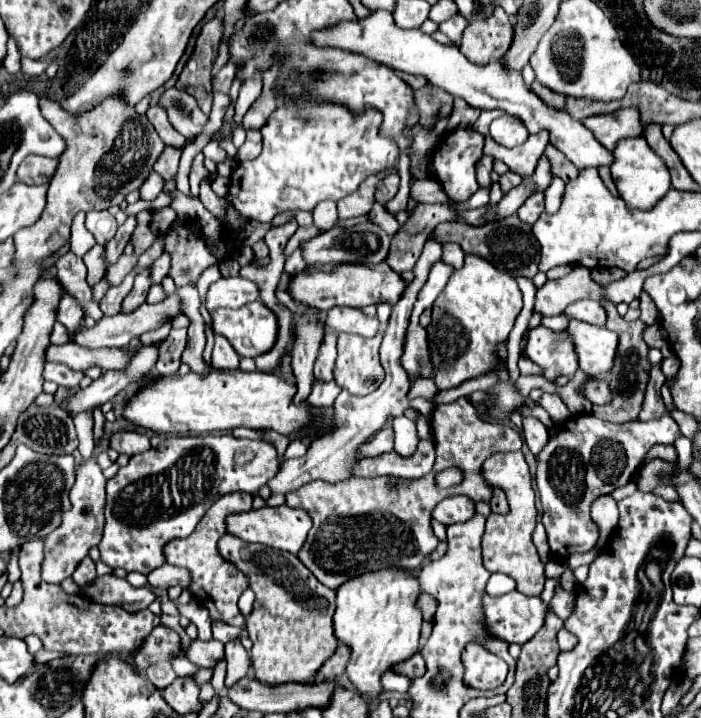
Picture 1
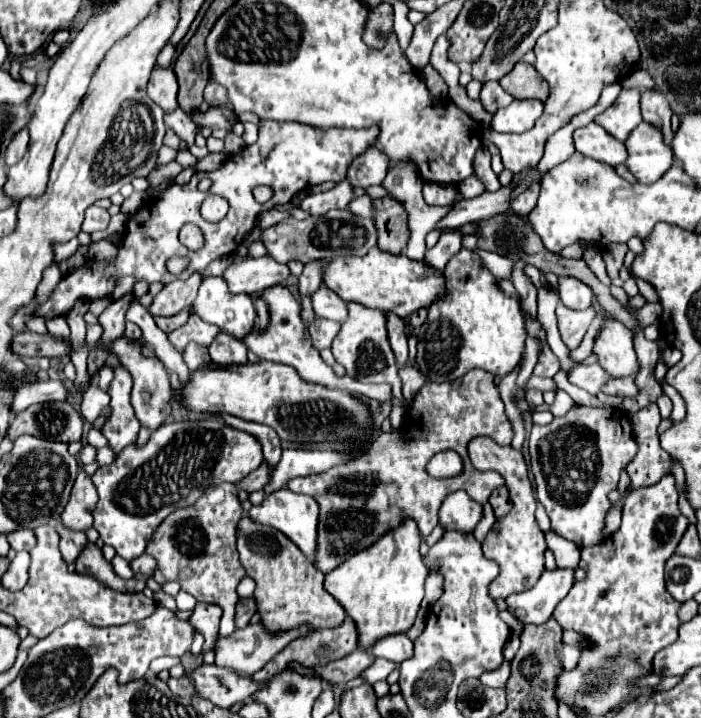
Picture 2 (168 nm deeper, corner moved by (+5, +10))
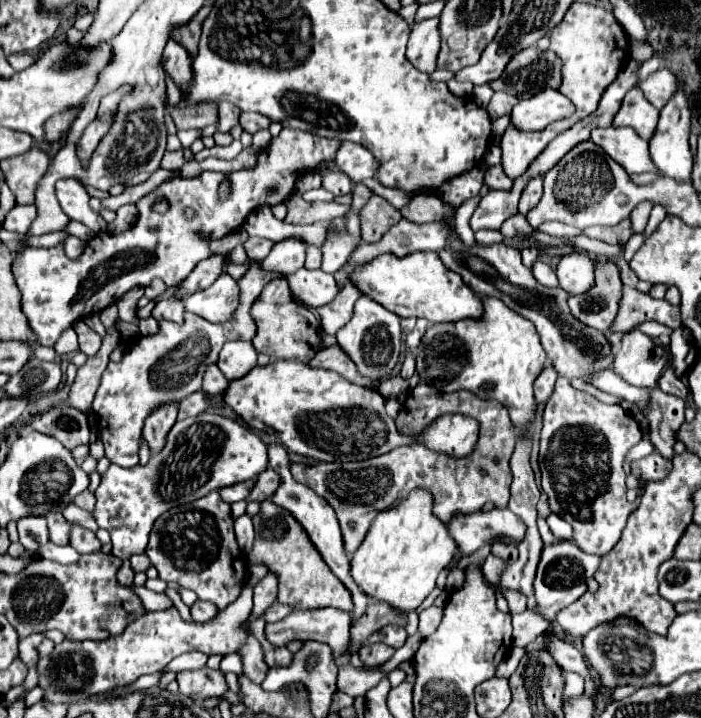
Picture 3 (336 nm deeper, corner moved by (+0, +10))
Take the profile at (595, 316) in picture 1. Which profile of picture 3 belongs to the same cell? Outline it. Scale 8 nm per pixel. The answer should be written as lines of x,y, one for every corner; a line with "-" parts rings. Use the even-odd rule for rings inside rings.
573,251
563,255
555,271
557,271
559,287
565,289
569,295
585,293
585,289
593,285
593,261
585,253

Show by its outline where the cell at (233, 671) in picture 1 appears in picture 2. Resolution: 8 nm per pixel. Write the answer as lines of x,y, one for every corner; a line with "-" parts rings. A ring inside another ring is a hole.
240,599
236,603
236,617
234,617
234,623
236,623
236,629
242,629
244,625
248,625
250,617
254,615
256,607
254,607
254,601
252,599

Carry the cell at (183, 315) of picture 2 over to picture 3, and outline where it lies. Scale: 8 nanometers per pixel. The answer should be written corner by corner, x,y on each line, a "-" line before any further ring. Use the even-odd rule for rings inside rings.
171,297
171,299
161,299
155,309
153,309
153,317
157,321
163,321
163,319
169,319
169,321
183,321
183,315
185,315
185,307
181,305
181,301
177,297

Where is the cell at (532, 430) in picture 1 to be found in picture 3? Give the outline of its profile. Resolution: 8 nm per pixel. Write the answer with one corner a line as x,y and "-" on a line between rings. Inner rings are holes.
547,363
547,367
535,379
535,397
537,397
537,403
545,403
549,399
549,395
553,393
555,381
557,381
557,371
553,369
553,365

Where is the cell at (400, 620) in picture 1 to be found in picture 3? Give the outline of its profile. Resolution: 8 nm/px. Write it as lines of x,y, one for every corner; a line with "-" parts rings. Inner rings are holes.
417,487
397,507
381,511
351,559
351,575
371,597
409,613
435,589
437,575
453,559
457,543
449,535
447,523
433,515
433,495

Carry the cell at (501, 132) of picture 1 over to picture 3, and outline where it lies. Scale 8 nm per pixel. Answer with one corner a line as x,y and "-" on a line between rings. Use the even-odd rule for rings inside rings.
545,89
517,103
511,111
511,123
519,129
541,131
553,121
567,119
575,113
575,105
557,89

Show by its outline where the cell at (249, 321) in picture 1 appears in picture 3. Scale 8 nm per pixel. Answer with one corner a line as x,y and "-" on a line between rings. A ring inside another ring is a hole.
223,273
213,285
185,295
183,305
207,321
227,321
237,307
237,281

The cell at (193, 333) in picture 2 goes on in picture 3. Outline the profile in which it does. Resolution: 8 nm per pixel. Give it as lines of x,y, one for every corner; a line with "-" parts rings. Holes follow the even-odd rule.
259,261
249,263
247,273
237,281
241,295
239,305
229,321
209,323
193,313
185,313
185,321
181,325
173,321
159,321
159,331
155,335
137,337
127,347
121,361
111,361
107,365
93,401
93,411
99,417
105,457
111,463
119,467
135,467
139,463
145,417
161,405
171,403
171,395
175,395
175,403
179,403
181,399
199,391
203,373
217,361
217,355
227,341
251,341
255,337
257,327
249,313
251,305
261,295
265,285
277,277
281,275
265,271

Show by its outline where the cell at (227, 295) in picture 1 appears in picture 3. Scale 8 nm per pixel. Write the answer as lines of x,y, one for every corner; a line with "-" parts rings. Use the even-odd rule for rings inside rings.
291,237
281,243
275,243
271,253
261,261
261,265
265,265
267,269
275,269
281,275
295,273
305,265
305,251
305,241
301,241
301,237

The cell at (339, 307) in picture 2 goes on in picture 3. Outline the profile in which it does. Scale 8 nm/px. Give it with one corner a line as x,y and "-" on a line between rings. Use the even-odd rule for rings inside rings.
299,269
293,275
285,277
289,283
291,293
301,299
309,307
321,307
337,295
337,283
333,275
321,271
321,269

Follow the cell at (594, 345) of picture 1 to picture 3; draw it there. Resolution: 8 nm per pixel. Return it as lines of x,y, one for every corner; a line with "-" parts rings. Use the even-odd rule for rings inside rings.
631,331
623,337
623,347
615,355
615,373
635,387
655,389
659,377
669,365
667,347
655,343
651,337

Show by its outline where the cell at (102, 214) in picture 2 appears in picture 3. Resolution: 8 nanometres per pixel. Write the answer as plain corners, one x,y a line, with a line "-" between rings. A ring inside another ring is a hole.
59,179
55,183
55,193
61,203
61,209
69,219
85,223
93,233
107,231
107,223
101,215
93,213
89,207
89,195
77,179

